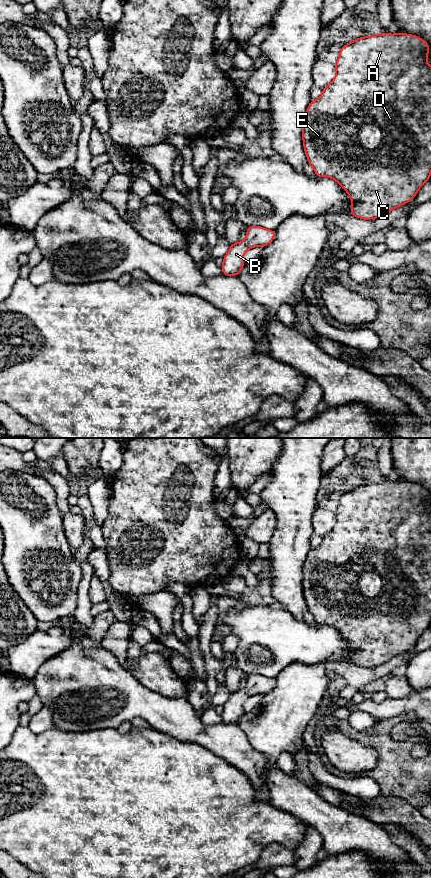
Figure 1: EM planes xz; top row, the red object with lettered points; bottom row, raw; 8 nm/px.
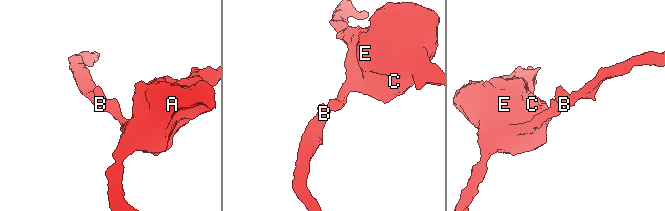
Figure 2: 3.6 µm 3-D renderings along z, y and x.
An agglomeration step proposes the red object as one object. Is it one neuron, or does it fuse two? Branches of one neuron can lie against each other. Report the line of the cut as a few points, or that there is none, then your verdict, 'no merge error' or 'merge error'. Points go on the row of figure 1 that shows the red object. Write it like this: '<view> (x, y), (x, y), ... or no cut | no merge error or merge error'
no cut | no merge error

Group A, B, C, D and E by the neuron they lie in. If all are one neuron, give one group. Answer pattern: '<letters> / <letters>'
A B C D E

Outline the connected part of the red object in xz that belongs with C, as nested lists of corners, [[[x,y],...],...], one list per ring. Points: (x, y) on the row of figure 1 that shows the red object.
[[[385,32],[360,37],[349,42],[340,48],[335,63],[335,78],[322,89],[319,98],[311,101],[302,118],[302,139],[308,163],[313,167],[316,177],[330,177],[348,193],[352,201],[351,216],[365,220],[384,216],[413,200],[419,189],[429,181],[431,176],[431,66],[426,61],[429,48],[429,44],[421,37],[406,33],[388,34]]]

